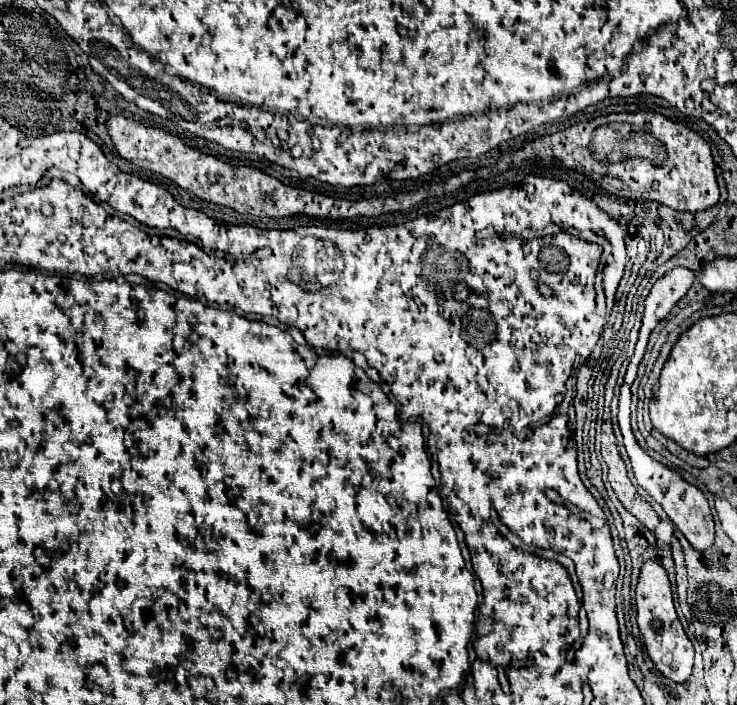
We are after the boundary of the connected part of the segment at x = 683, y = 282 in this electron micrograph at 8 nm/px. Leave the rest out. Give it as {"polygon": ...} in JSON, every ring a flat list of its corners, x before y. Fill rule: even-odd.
{"polygon":[[676,267,658,279,648,295,648,327,658,327,658,323,686,295,694,281,696,275,686,267]]}

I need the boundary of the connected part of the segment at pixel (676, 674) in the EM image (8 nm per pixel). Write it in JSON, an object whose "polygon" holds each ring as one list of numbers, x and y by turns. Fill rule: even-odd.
{"polygon":[[646,561,640,571,640,581,636,587,636,605,638,605,638,627,646,641,646,651,658,671,666,677,670,677,676,683,686,681,692,675,694,665,694,645,688,639,674,603,672,603,672,589,668,581,668,573,658,561]]}

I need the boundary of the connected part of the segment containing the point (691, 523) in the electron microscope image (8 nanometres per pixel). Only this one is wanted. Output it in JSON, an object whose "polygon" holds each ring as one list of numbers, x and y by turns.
{"polygon":[[622,385,620,391,620,411,618,411,618,423,620,423,620,431,624,437,624,447,628,451,628,457,632,461,632,469,636,475,636,481,640,481,640,487,656,501,662,505,662,509,666,511,666,515,674,521,674,525,680,529,680,533,690,541,690,545,698,551,708,549,714,543,714,519,710,513,710,505,708,499,704,497,704,493,686,483,676,471,664,467,662,463,654,461,650,455,644,453,644,449,636,443,632,429,630,429,630,385]]}

